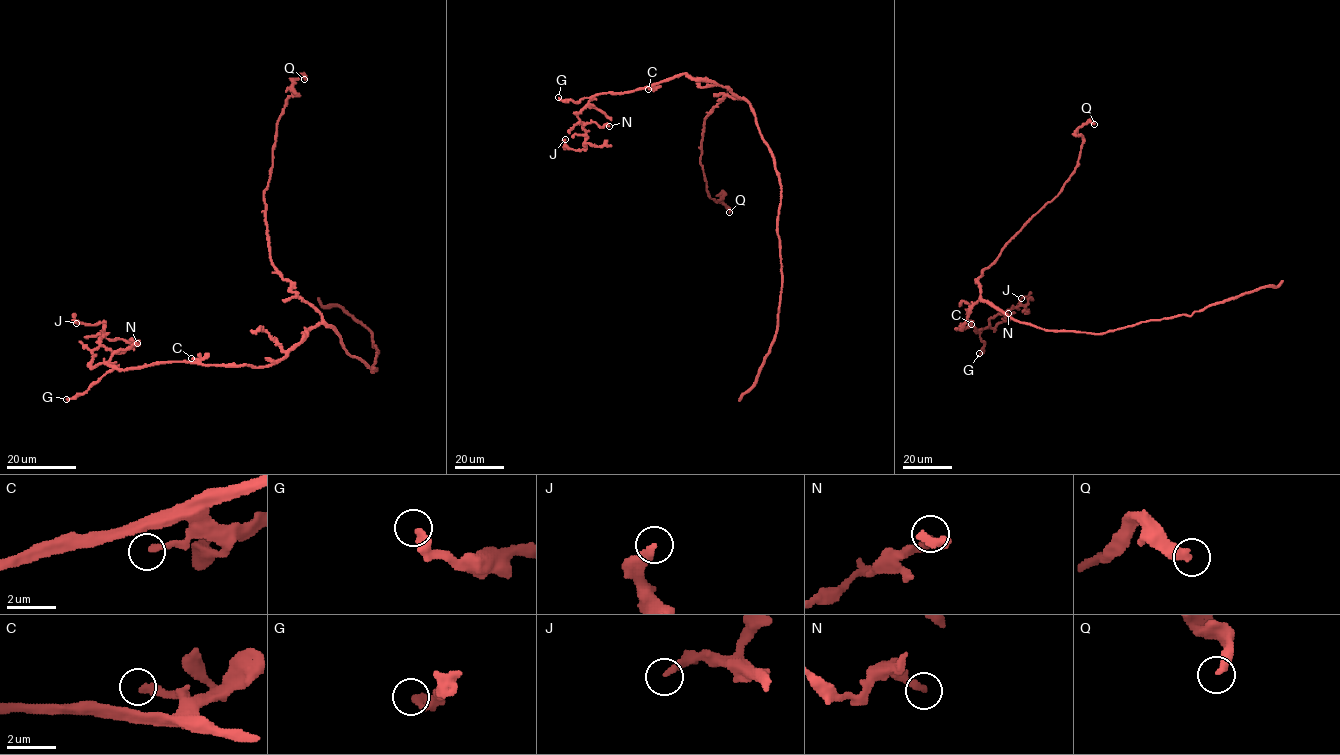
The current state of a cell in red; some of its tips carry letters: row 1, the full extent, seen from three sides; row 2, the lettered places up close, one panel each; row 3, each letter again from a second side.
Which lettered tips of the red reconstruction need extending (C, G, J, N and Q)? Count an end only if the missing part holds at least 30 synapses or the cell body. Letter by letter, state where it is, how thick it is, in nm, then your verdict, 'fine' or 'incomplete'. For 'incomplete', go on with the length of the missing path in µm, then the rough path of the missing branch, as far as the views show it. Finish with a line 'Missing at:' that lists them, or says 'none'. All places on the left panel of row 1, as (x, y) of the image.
C: (191, 358) | 280 nm | fine
G: (66, 399) | 340 nm | fine
J: (76, 323) | 320 nm | fine
N: (137, 343) | 280 nm | fine
Q: (304, 79) | 360 nm | fine
Missing at: none

